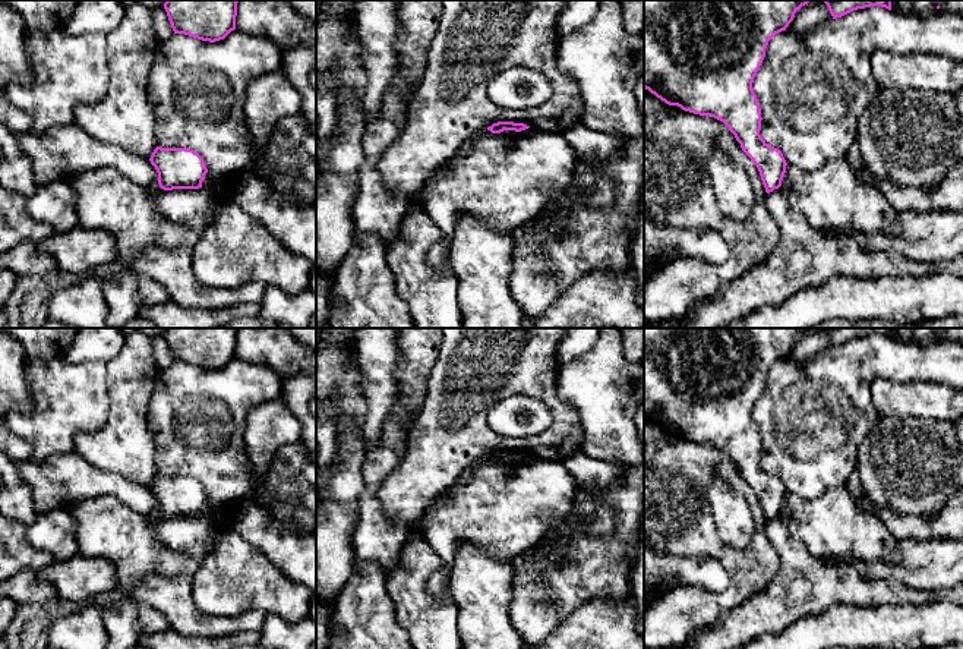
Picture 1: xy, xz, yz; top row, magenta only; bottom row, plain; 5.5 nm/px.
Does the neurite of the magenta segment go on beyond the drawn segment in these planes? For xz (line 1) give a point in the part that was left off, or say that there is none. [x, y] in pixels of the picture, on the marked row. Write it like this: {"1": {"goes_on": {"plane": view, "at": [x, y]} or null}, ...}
{"1": {"goes_on": null}}

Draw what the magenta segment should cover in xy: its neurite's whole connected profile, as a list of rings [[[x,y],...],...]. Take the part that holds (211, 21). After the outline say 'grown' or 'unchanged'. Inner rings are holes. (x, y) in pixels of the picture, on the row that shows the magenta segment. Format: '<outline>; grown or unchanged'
[[[167,0],[164,9],[174,34],[215,42],[236,29],[237,3],[239,0]]]; unchanged

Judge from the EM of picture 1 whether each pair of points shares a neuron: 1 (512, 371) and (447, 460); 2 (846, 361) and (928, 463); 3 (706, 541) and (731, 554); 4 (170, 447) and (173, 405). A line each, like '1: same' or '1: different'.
1: same
2: different
3: same
4: same

